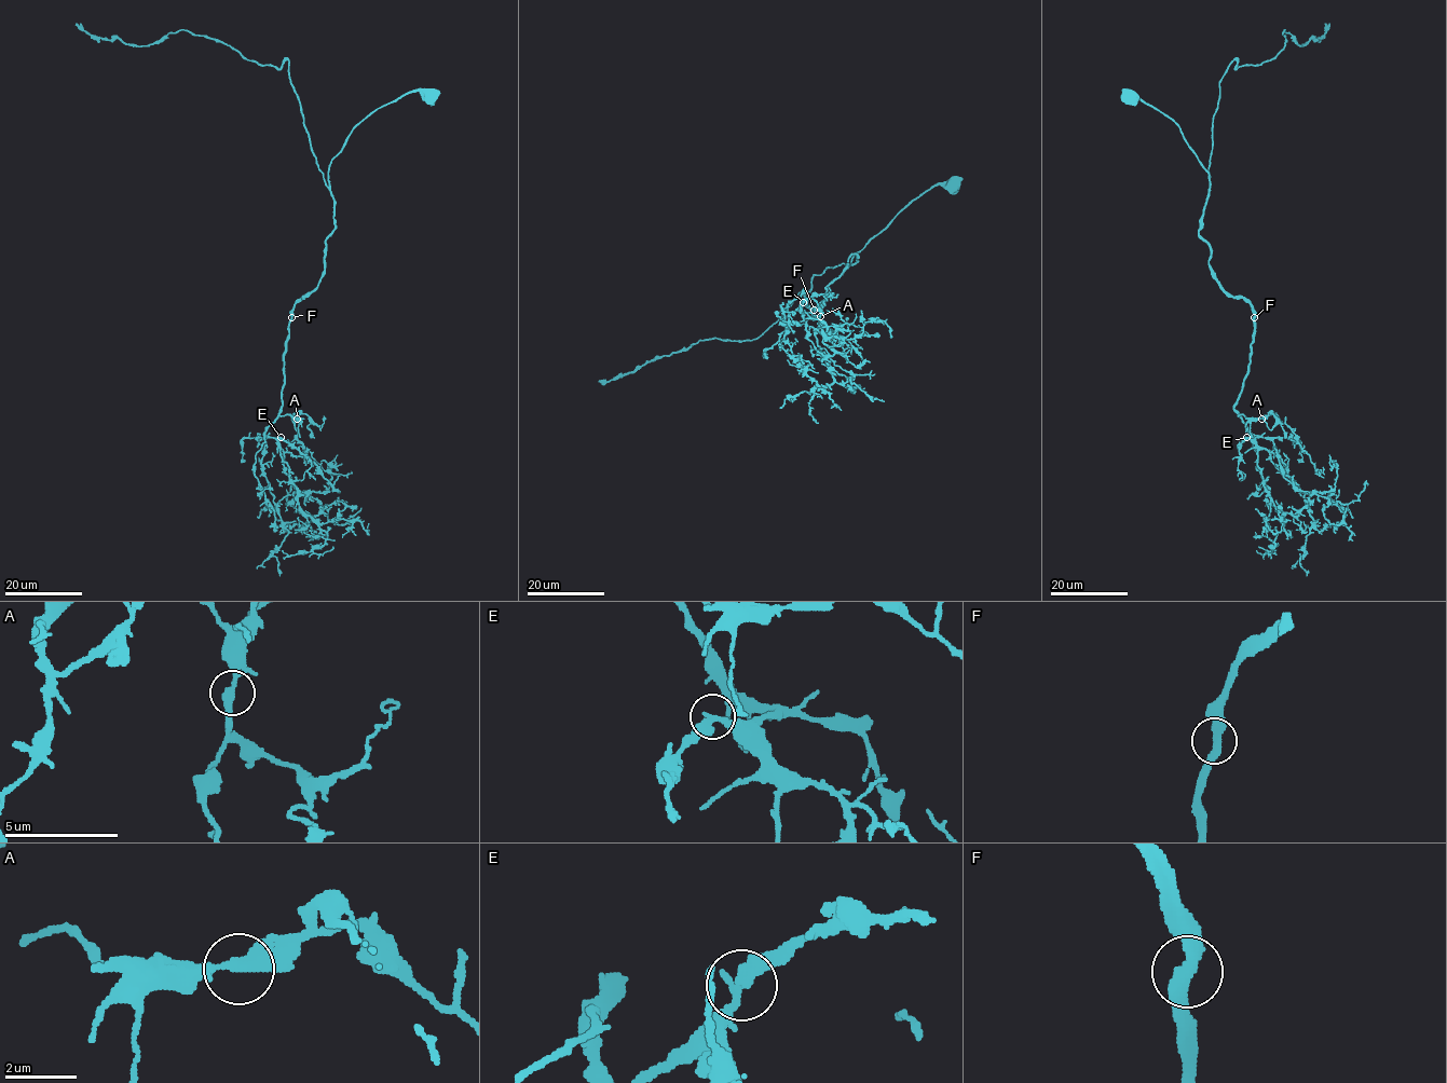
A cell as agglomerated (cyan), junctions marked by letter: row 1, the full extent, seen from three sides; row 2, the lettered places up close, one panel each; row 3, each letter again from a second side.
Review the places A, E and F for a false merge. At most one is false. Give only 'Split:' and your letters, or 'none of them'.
Split: none of them

